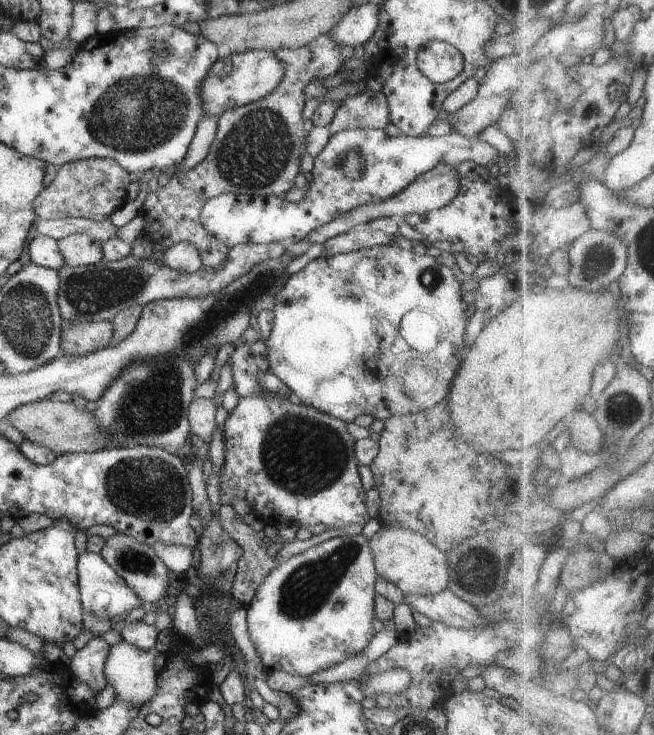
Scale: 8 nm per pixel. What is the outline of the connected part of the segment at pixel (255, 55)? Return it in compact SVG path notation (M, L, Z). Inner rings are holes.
M248 50L232 53L228 57L216 60L208 70L204 84L200 86L200 98L204 104L204 115L219 118L228 110L239 108L269 96L278 86L286 68L276 58L274 52L266 50Z

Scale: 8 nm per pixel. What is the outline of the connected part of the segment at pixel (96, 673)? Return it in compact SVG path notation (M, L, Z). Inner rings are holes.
M92 636L90 641L68 662L69 670L80 680L90 684L94 692L102 692L106 688L104 664L110 652L110 645L100 636Z

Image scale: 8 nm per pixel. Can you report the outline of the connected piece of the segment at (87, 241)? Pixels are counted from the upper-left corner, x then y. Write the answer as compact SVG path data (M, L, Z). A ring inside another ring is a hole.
M81 233L70 234L57 242L64 258L64 266L92 266L100 264L103 260L101 242L93 240L90 236Z

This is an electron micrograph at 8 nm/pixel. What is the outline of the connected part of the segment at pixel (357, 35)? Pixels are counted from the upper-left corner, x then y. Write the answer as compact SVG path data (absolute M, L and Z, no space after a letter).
M362 3L350 8L348 14L342 16L342 20L336 24L329 33L330 38L340 46L364 45L374 36L378 22L380 22L380 6L378 4Z

